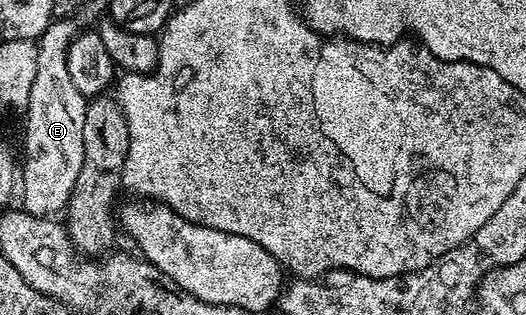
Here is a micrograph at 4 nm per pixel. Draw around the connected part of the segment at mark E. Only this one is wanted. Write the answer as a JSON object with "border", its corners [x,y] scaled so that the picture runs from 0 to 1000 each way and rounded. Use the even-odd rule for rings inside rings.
{"border":[[[137,57],[101,60],[68,130],[72,222],[65,222],[65,273],[57,273],[53,371],[46,381],[46,495],[42,483],[42,660],[59,686],[99,692],[120,676],[141,603],[148,540],[156,540],[156,400],[163,400],[167,317],[148,298],[125,213],[129,149],[148,98],[144,70]]]}

